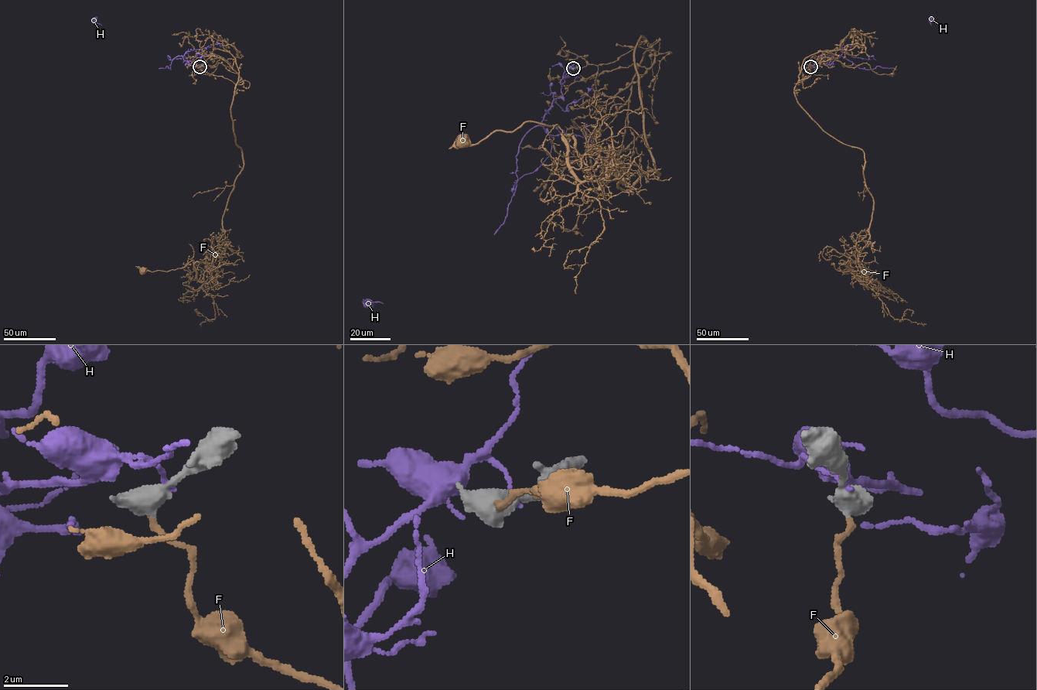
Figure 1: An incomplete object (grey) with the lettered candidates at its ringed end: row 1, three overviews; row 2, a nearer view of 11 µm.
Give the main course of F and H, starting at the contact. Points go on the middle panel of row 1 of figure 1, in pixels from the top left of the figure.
F: (574, 68), (642, 37), (660, 174), (623, 190), (556, 125), (464, 141)
H: (574, 68), (564, 73), (562, 97), (519, 146), (516, 189), (495, 233), (383, 303), (370, 304)

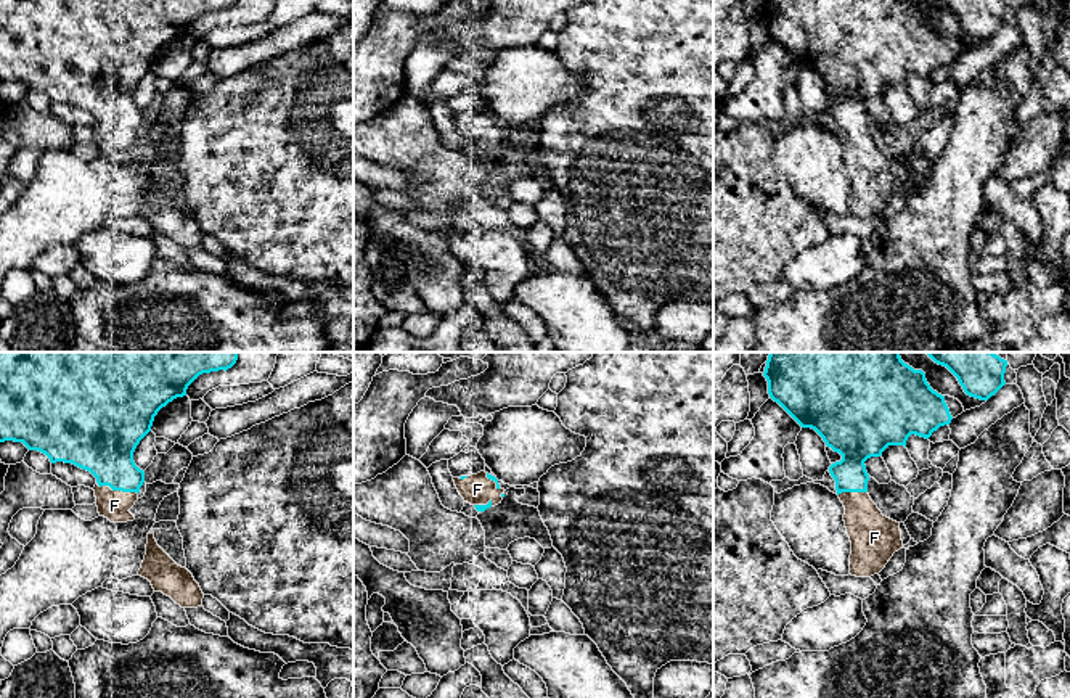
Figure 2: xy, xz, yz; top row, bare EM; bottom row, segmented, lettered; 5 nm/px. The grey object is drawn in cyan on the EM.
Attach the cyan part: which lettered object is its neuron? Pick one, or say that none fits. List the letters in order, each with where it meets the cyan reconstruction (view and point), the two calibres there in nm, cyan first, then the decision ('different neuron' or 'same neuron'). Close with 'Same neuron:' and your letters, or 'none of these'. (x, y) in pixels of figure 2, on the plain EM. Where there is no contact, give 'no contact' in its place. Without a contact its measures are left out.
F: contact xy (116, 129); calibres 320 and 150 nm; same neuron
H: no contact; different neuron
Same neuron: F

